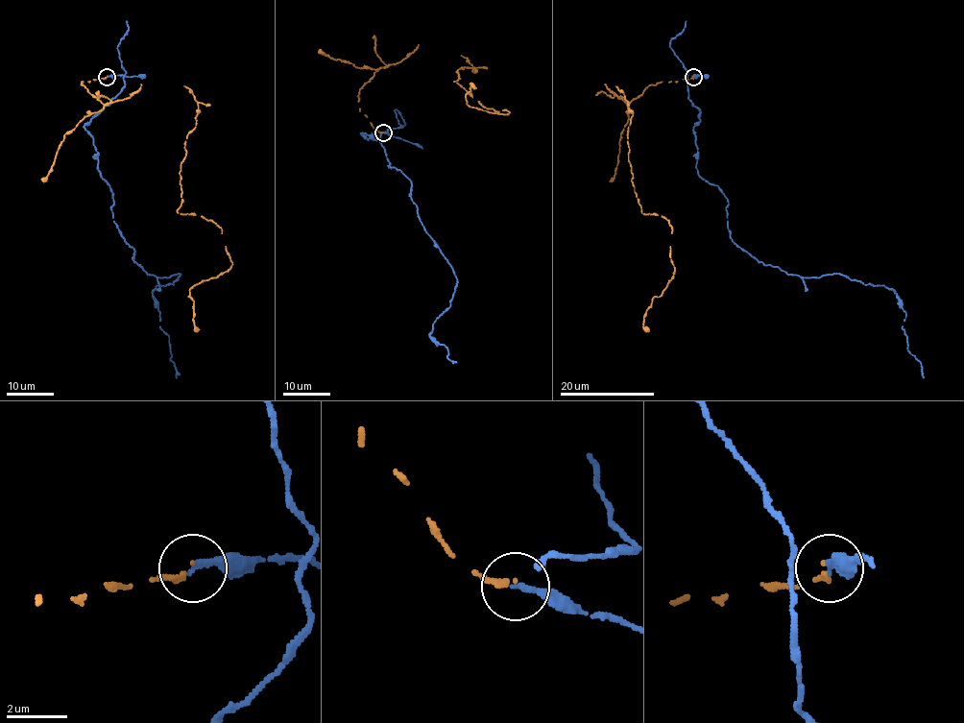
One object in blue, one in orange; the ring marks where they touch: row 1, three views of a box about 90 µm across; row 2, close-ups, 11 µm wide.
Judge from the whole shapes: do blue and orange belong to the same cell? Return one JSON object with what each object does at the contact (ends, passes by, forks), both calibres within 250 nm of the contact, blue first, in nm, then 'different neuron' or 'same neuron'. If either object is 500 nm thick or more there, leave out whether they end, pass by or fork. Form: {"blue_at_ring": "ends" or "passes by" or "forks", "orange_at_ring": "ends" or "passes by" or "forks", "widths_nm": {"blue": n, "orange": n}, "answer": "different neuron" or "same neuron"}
{"blue_at_ring": "ends", "orange_at_ring": "ends", "widths_nm": {"blue": 200, "orange": 150}, "answer": "same neuron"}

